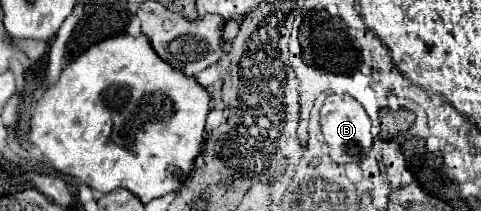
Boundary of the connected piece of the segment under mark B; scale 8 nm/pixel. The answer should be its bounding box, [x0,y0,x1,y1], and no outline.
[321,95,373,163]

